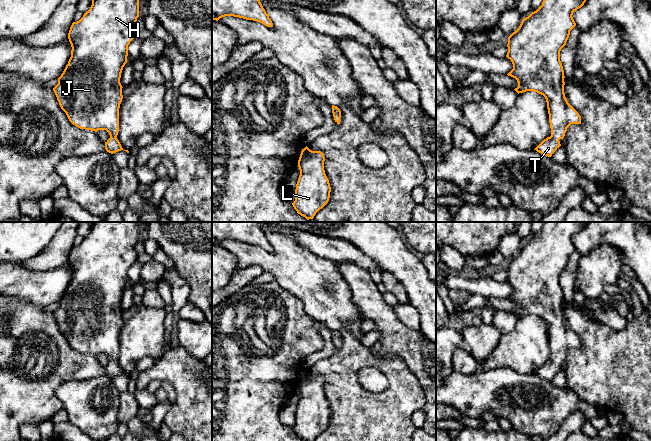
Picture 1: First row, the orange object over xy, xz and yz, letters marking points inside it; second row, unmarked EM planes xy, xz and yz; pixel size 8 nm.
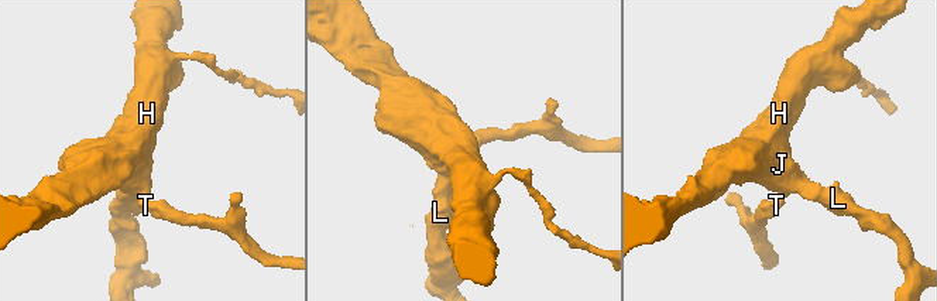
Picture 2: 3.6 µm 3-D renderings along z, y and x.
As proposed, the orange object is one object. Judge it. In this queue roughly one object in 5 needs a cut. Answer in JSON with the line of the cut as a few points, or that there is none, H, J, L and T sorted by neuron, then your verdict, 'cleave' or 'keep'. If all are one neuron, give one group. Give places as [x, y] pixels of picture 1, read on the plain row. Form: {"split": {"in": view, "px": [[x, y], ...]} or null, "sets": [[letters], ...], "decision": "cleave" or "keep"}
{"split": null, "sets": [["H", "J", "L", "T"]], "decision": "keep"}

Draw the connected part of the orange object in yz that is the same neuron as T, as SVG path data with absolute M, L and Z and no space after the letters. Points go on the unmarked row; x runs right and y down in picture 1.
M544 222L542 229L524 242L519 252L508 261L506 281L511 284L513 293L507 298L515 302L519 318L534 315L543 319L547 326L551 360L544 363L534 374L551 381L561 370L567 352L571 348L581 348L581 340L568 327L564 317L564 294L560 285L560 275L566 269L570 255L576 250L573 236L581 232L587 222Z

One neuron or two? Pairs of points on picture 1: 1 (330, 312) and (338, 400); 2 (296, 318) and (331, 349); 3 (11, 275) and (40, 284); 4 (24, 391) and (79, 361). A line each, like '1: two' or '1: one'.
1: one
2: two
3: one
4: one

